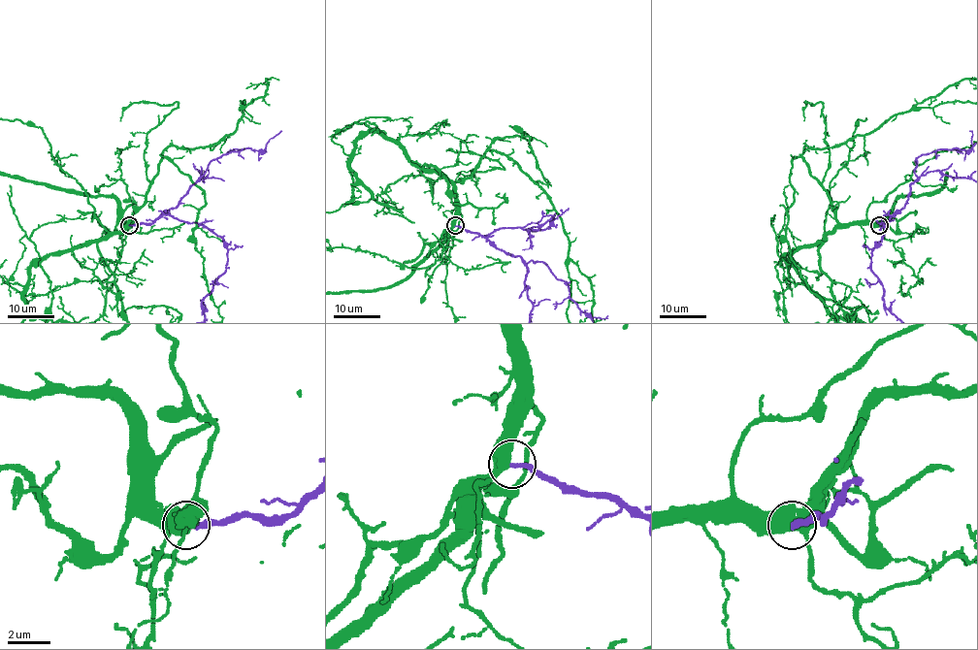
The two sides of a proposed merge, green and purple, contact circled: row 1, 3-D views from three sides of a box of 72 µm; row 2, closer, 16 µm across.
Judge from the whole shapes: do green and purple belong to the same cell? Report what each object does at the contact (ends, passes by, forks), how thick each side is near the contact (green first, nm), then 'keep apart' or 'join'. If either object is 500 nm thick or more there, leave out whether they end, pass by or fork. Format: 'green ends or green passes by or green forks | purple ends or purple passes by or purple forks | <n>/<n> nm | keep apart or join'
green forks | purple ends | 440/260 nm | join

